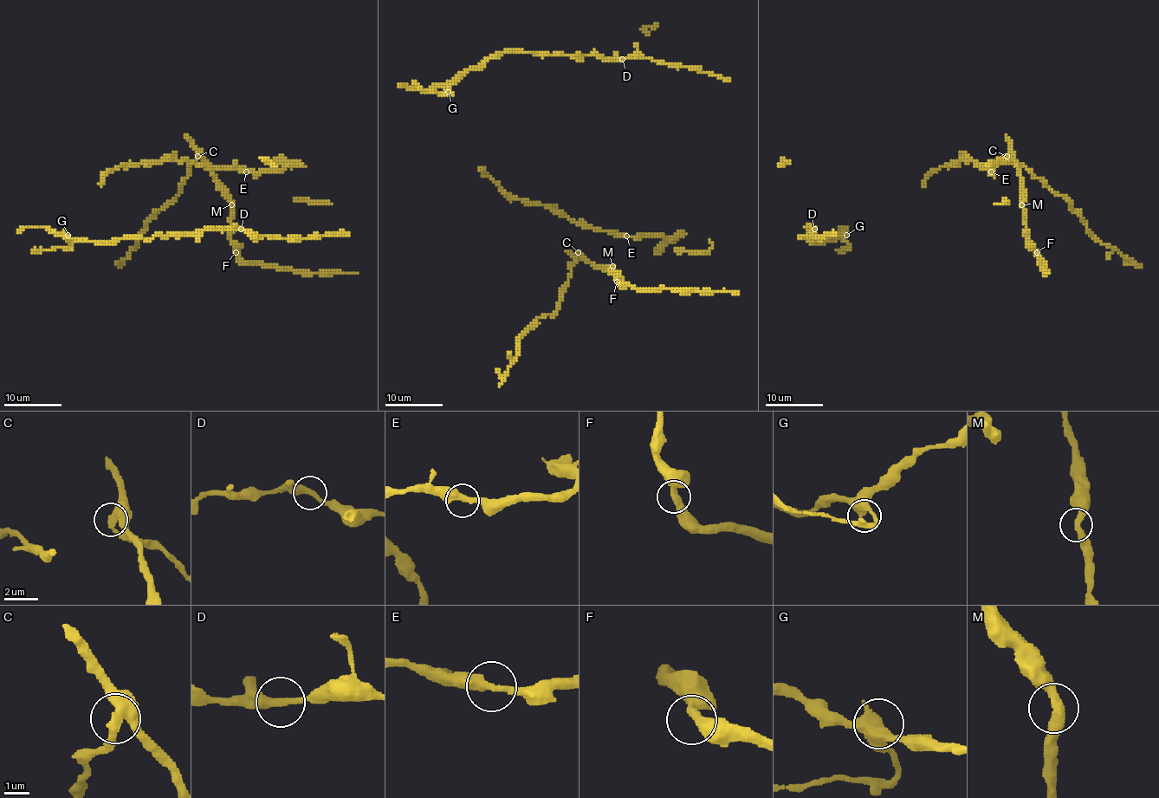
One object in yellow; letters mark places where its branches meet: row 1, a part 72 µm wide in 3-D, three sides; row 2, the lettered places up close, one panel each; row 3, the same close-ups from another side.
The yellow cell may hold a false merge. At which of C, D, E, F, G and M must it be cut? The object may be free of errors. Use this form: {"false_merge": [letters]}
{"false_merge": ["C"]}

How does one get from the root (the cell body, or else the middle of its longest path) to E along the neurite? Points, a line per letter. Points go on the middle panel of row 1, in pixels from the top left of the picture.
E: (482, 170), (513, 197), (547, 204), (578, 223), (626, 236)

